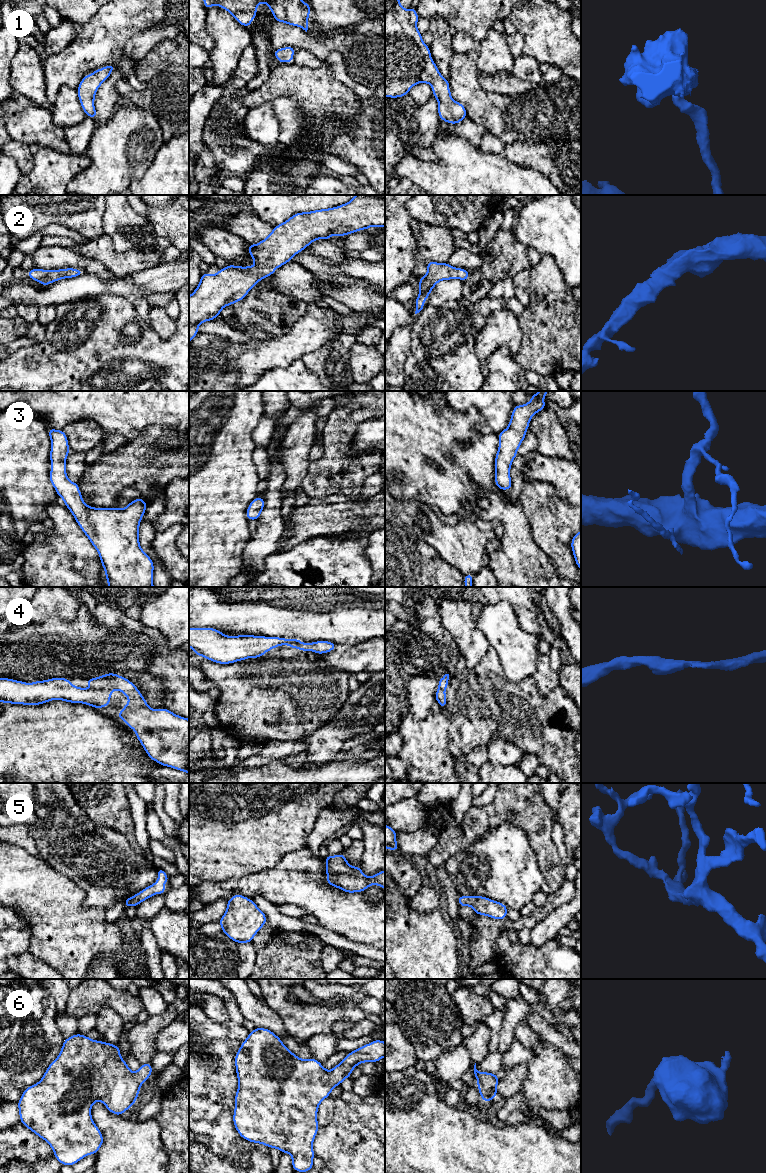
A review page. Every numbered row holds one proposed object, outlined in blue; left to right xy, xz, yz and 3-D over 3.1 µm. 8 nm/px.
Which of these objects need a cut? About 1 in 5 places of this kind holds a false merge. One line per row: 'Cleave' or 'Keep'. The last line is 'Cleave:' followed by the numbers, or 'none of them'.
1: Keep
2: Keep
3: Keep
4: Keep
5: Keep
6: Keep
Cleave: none of them

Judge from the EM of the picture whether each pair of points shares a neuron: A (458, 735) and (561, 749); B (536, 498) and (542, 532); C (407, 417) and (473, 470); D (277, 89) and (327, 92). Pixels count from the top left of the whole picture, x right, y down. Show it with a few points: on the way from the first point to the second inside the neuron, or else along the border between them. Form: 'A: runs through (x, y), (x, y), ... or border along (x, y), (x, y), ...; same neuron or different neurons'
A: runs through (484, 726), (535, 727); same neuron
B: runs through (536, 506), (542, 517), (542, 524); same neuron
C: runs through (423, 433), (439, 449), (450, 449), (457, 456); same neuron
D: runs through (289, 89), (315, 89); same neuron

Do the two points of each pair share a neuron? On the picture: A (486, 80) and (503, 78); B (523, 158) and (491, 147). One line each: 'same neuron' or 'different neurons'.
A: same neuron
B: same neuron

